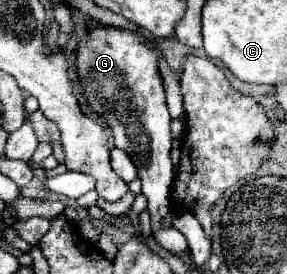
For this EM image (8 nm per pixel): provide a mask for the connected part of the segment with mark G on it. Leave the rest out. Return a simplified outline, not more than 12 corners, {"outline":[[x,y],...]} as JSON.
{"outline":[[116,27],[86,33],[90,107],[138,169],[152,237],[190,253],[172,205],[162,51]]}

